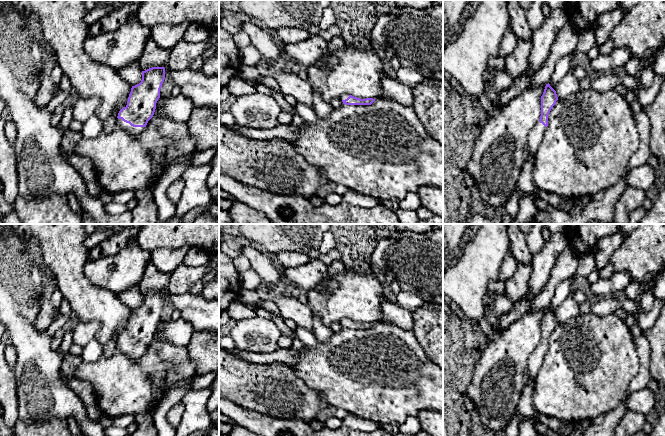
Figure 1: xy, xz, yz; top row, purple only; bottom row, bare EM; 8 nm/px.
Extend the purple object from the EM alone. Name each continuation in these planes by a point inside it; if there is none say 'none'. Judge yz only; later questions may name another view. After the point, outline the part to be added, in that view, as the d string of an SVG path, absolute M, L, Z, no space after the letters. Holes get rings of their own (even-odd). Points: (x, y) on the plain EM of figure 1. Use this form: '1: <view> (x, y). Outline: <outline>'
1: yz (535, 359). Outline: M539 345L528 357L528 375L534 381L542 366L546 351Z

